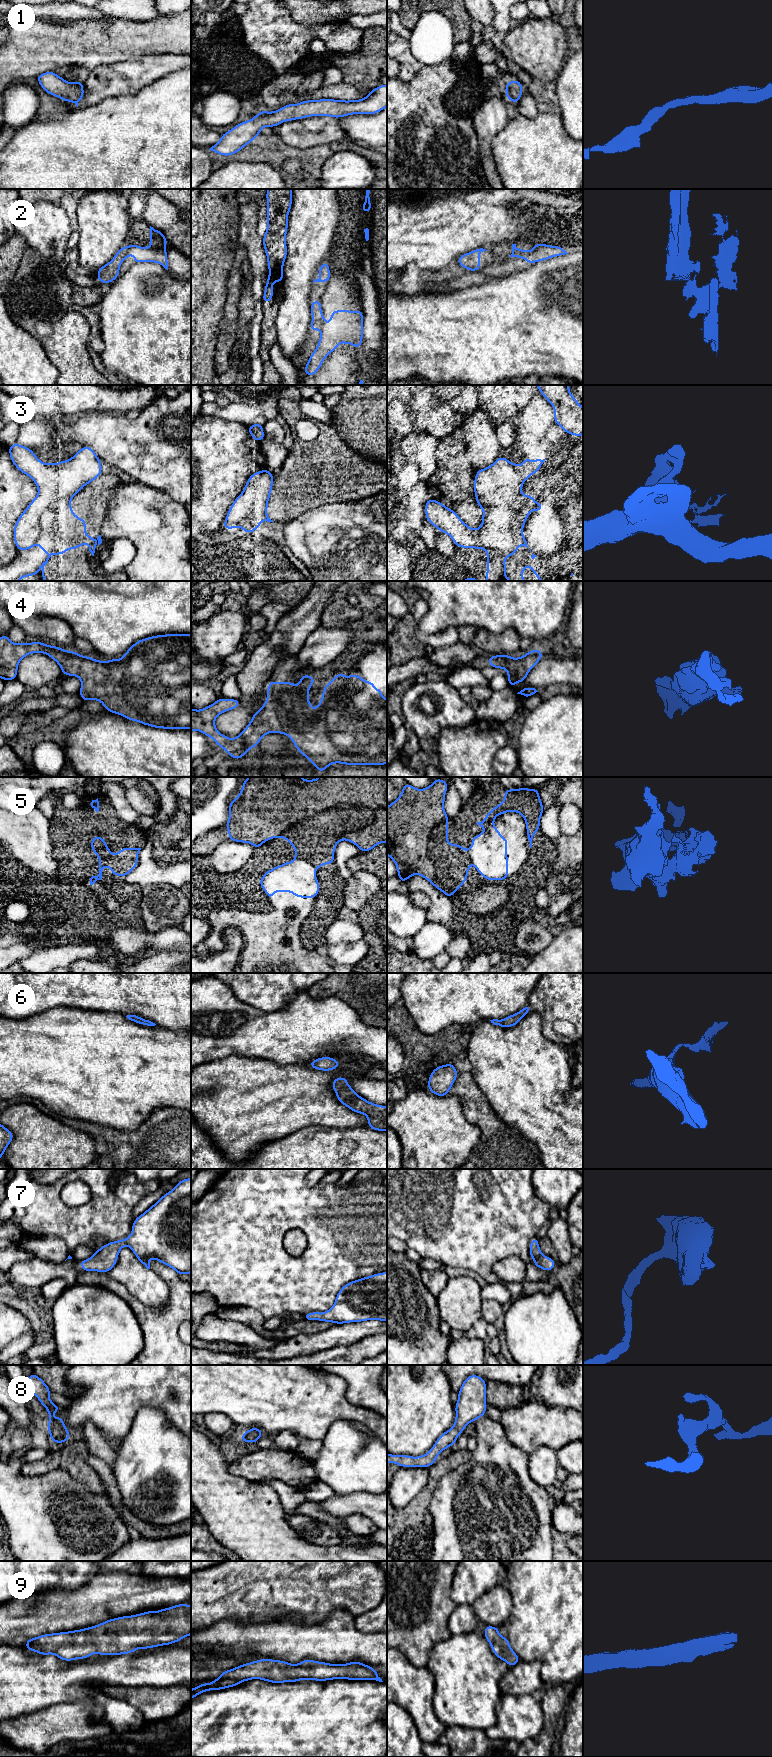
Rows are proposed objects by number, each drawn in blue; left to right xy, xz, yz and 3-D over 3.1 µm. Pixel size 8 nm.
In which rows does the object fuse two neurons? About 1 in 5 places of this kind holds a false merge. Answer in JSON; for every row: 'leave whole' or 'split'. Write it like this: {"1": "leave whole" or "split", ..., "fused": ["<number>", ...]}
{"1": "leave whole", "2": "split", "3": "split", "4": "leave whole", "5": "leave whole", "6": "leave whole", "7": "leave whole", "8": "leave whole", "9": "leave whole", "fused": ["2", "3"]}

